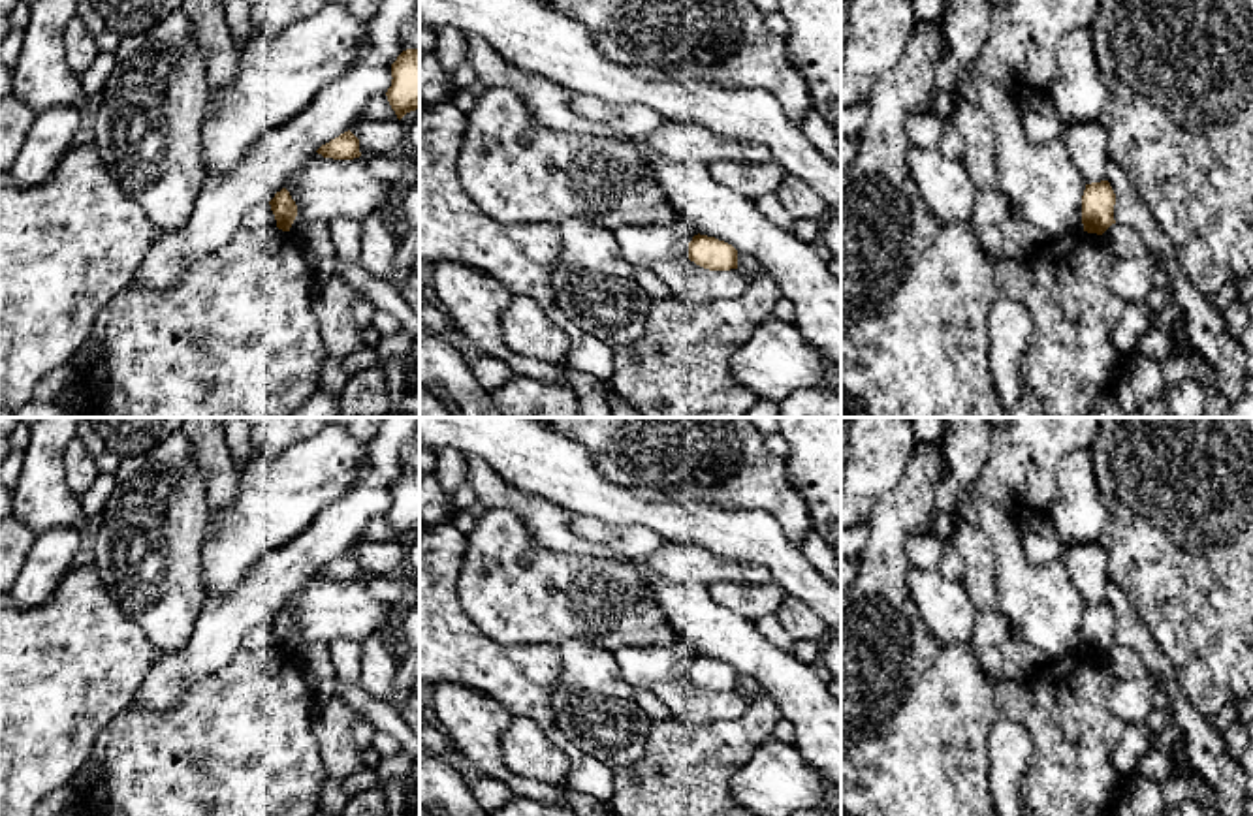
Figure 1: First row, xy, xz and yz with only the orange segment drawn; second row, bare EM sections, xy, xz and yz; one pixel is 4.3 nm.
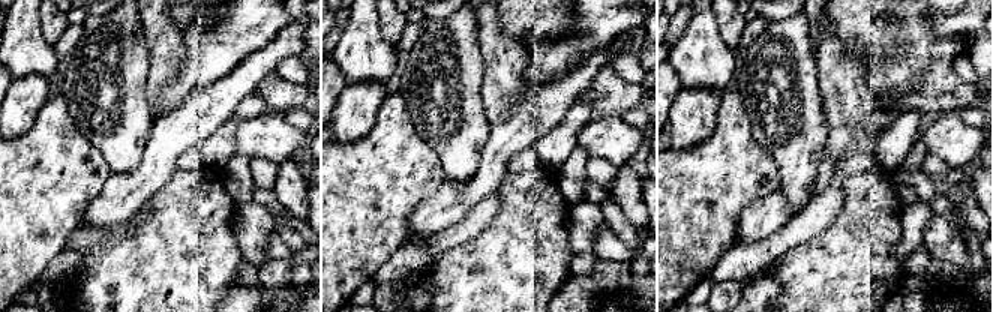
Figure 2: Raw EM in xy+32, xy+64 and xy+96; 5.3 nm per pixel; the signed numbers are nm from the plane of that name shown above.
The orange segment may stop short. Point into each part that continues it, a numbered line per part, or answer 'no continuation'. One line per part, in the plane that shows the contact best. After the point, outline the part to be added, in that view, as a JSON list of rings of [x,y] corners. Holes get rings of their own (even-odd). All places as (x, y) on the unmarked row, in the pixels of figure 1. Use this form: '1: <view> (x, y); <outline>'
no continuation

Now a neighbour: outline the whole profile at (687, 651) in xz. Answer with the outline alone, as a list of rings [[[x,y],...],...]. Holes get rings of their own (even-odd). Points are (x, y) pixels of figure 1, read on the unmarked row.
[[[677,634],[675,643],[679,649],[679,660],[674,671],[674,679],[683,681],[689,679],[689,664],[692,662],[694,656],[698,656],[698,651],[687,636]]]

